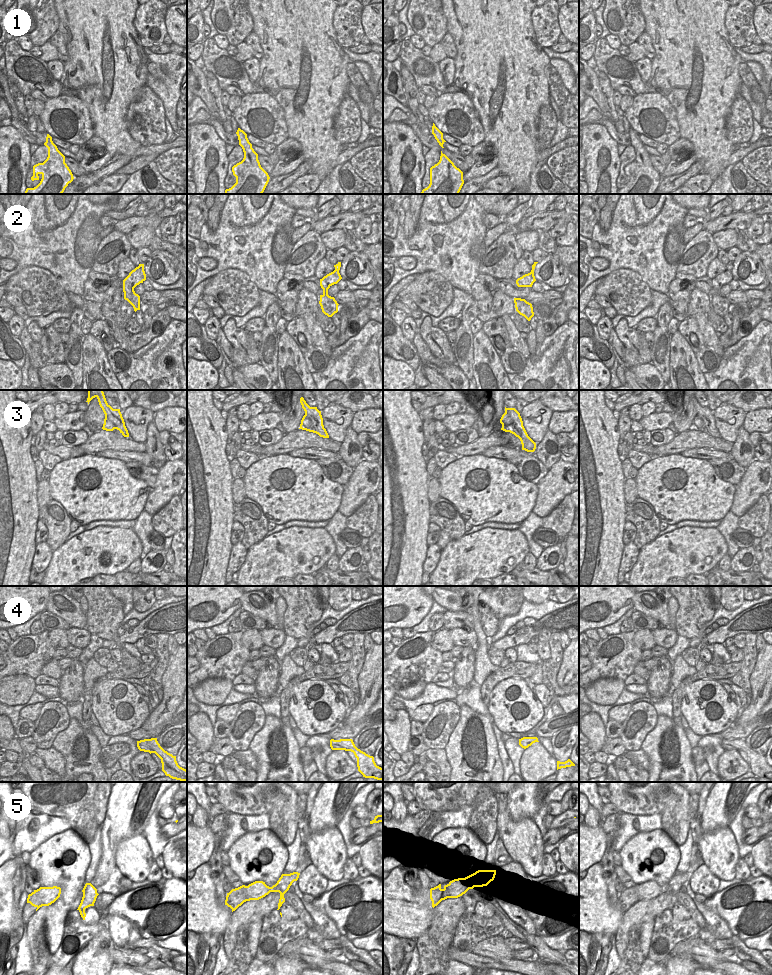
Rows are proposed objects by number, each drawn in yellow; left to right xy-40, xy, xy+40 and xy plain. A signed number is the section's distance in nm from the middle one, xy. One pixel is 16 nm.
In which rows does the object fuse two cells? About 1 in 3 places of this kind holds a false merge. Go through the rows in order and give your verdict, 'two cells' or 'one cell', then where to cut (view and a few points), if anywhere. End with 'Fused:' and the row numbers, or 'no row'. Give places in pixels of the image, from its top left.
1: one cell | no cut
2: one cell | no cut
3: two cells | xy+40 (505, 412), (512, 419), (508, 426), (508, 431)
4: one cell | no cut
5: one cell | no cut
Fused: 3

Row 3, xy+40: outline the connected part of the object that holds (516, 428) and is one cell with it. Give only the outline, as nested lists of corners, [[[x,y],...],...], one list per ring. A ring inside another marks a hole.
[[[506,408],[505,413],[509,413],[513,419],[512,424],[508,426],[509,432],[518,437],[522,444],[522,450],[527,452],[534,452],[536,449],[536,443],[528,436],[524,426],[520,413],[515,408]]]

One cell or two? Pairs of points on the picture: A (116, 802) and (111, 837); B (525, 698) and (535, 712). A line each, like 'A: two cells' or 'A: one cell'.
A: one cell
B: one cell

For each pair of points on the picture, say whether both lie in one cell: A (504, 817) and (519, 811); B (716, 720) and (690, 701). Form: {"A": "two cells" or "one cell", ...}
{"A": "two cells", "B": "one cell"}

